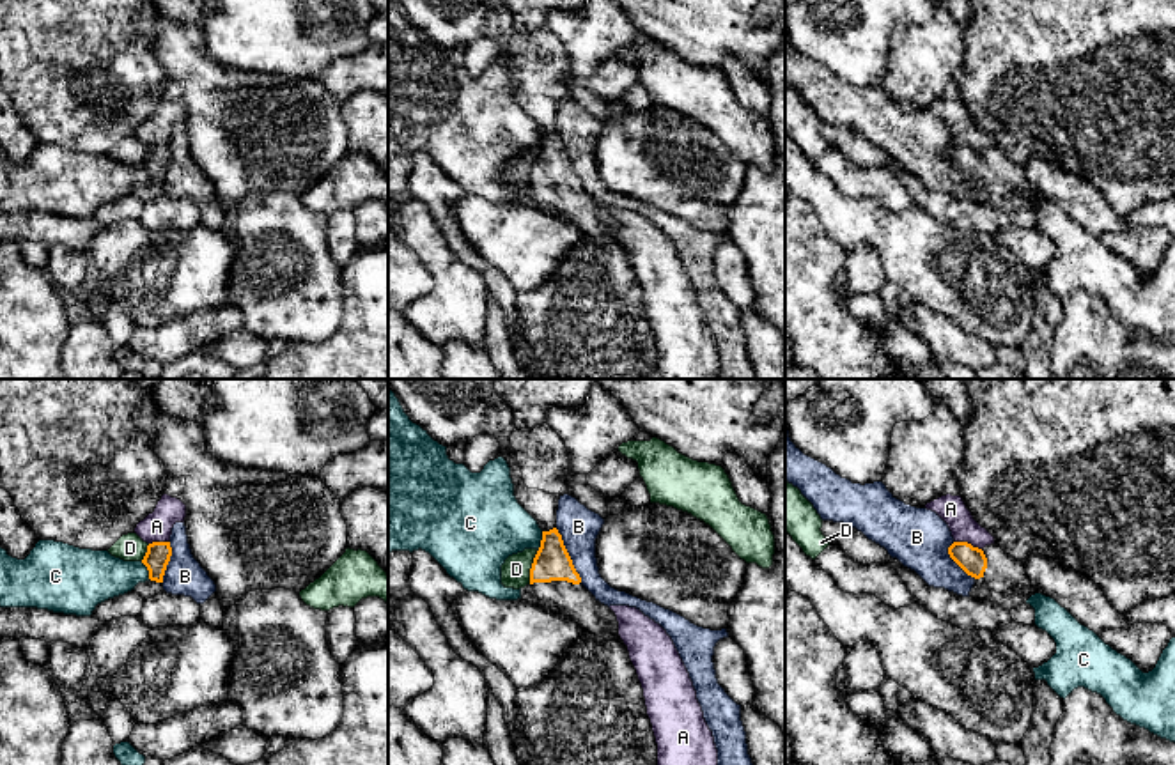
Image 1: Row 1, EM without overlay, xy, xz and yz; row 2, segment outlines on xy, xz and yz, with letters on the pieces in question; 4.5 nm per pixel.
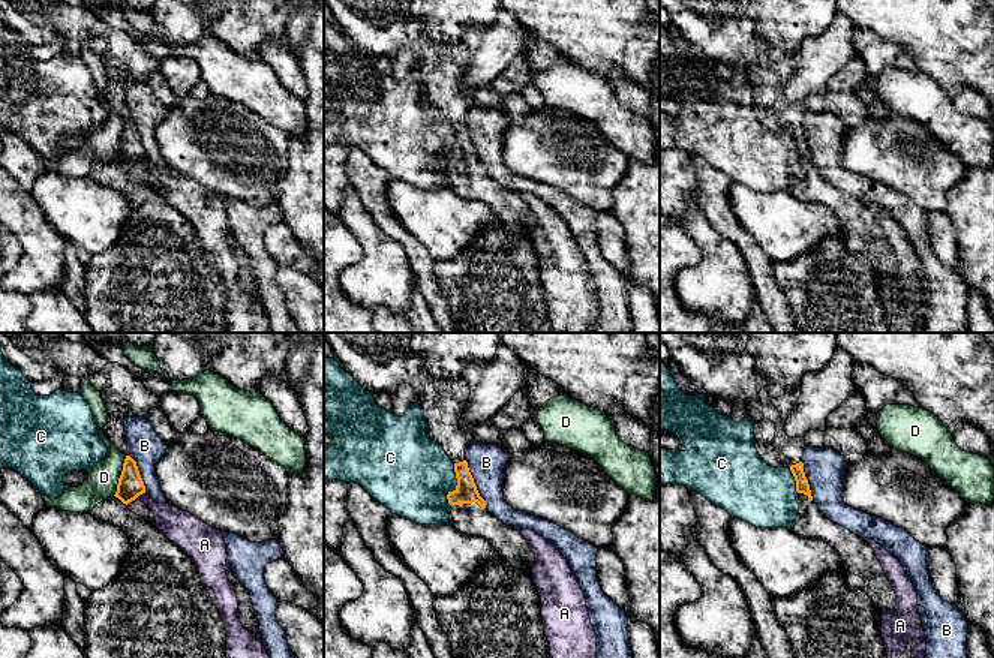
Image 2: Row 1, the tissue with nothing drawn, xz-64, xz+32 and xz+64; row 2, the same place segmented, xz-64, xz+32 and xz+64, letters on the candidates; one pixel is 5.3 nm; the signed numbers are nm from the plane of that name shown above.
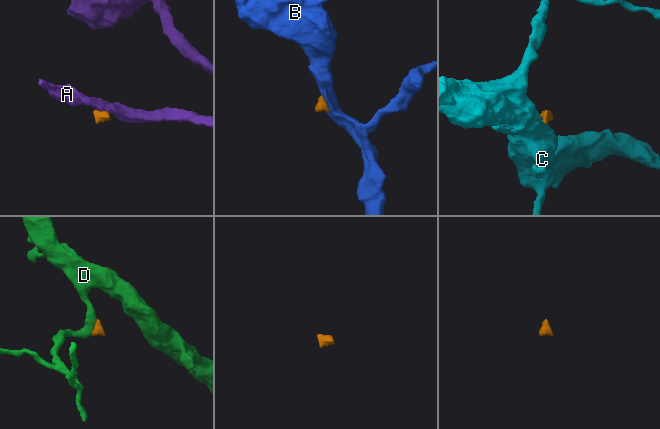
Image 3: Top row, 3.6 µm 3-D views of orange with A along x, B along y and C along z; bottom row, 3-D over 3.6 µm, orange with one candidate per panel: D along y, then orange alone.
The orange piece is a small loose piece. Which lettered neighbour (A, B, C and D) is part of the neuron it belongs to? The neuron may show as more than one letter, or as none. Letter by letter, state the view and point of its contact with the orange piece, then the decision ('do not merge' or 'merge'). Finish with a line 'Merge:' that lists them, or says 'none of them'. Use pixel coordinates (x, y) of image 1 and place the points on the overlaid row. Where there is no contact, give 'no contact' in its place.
A: yz (966, 542) | do not merge
B: xz (568, 555) | do not merge
C: xz (541, 542) | do not merge
D: xz (532, 567) | do not merge
Merge: none of them

